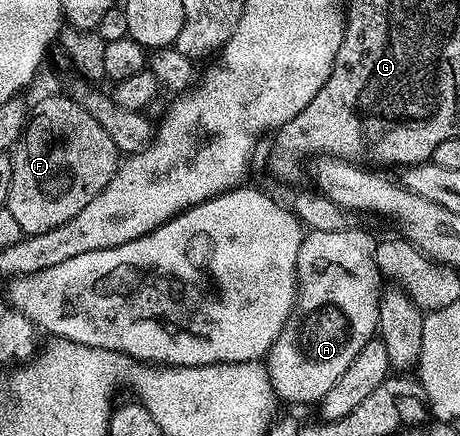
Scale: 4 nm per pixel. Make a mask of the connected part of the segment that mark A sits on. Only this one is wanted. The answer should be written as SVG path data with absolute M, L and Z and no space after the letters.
M348 228L335 232L309 230L302 237L297 257L297 286L293 307L267 355L267 369L273 392L282 403L320 403L324 394L331 392L331 384L335 384L335 380L339 380L339 376L347 372L351 360L355 360L355 356L363 352L368 342L374 341L379 330L379 304L383 297L382 291L377 291L383 286L375 260L377 243L378 239L372 238L367 231Z

